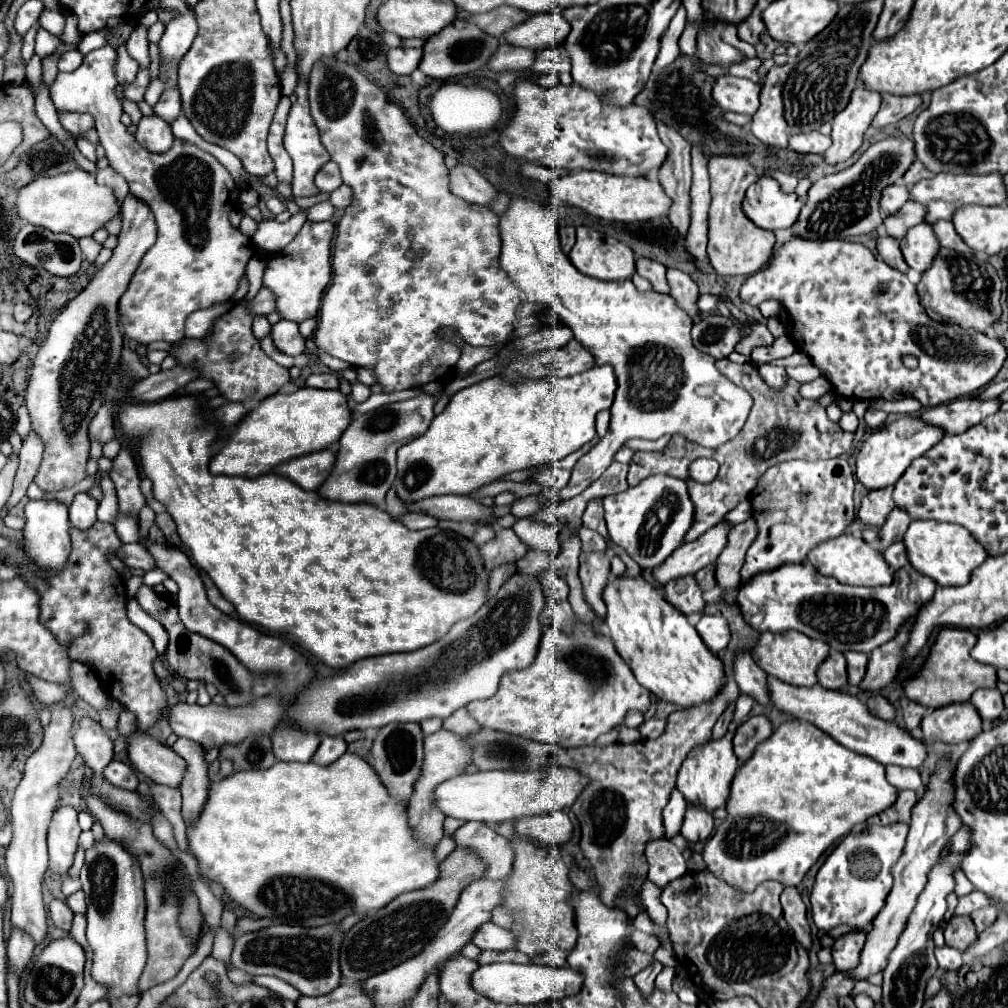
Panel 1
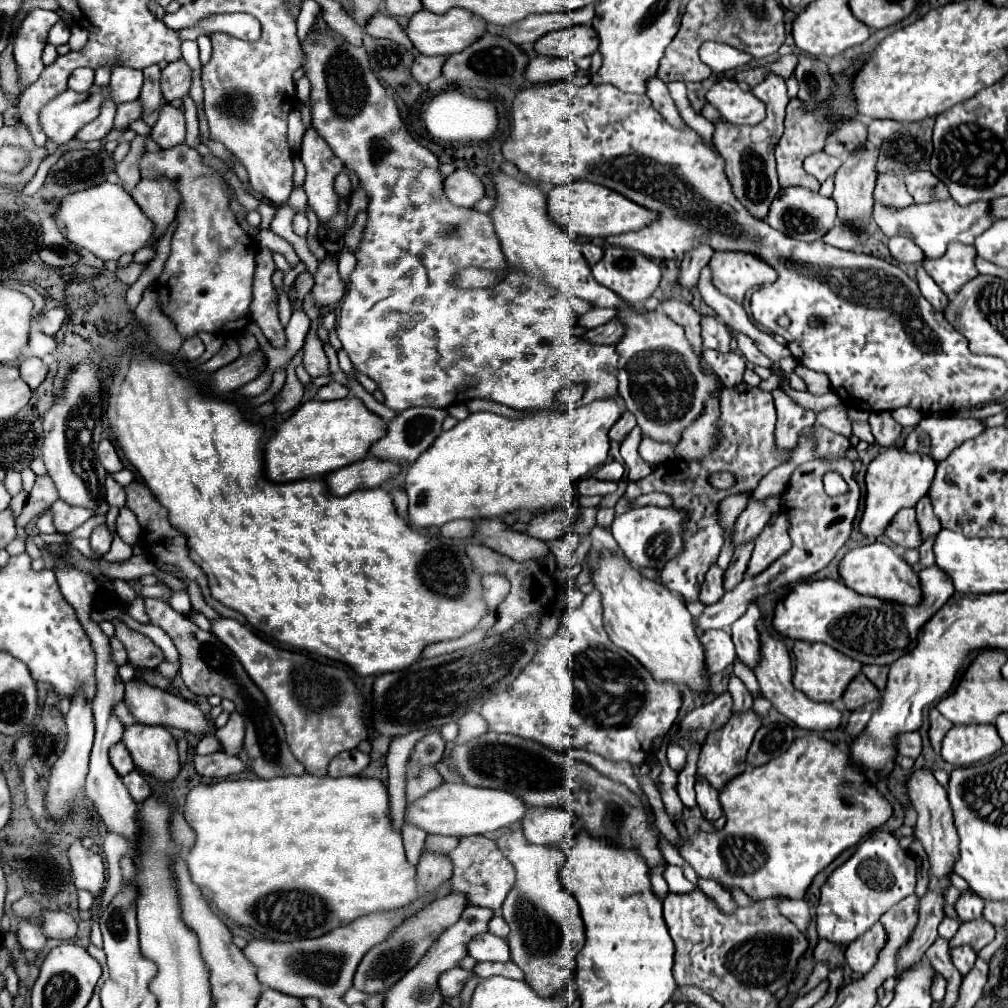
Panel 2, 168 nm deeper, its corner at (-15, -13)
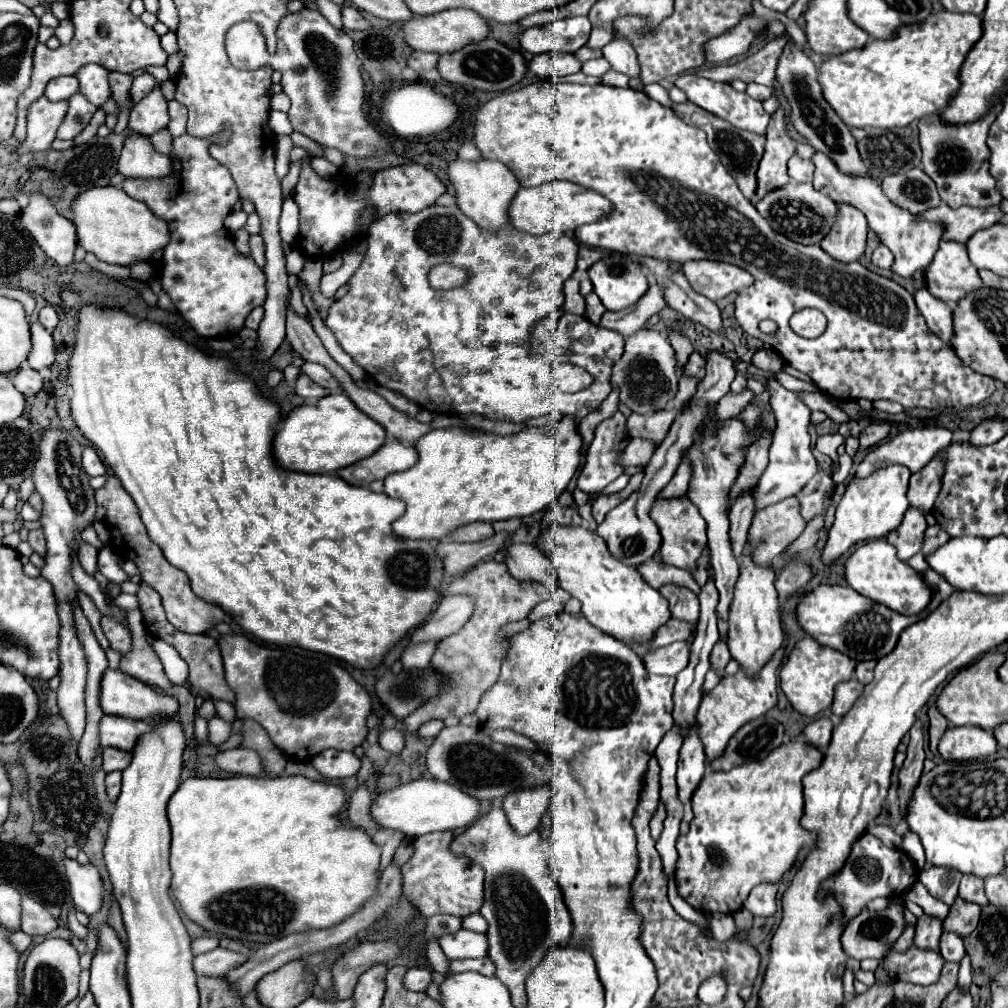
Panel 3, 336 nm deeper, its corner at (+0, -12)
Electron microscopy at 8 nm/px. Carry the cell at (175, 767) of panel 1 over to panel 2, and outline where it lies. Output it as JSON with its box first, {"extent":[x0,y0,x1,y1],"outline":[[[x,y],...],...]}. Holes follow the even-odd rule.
{"extent":[121,724,181,782],"outline":[[[133,724],[125,728],[121,742],[143,774],[159,782],[173,782],[179,776],[181,762],[177,756],[177,742],[165,726]]]}

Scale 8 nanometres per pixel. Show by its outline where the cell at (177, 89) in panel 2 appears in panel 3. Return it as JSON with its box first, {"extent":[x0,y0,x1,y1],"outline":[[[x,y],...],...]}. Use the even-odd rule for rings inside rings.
{"extent":[130,75,158,103],"outline":[[[138,75],[138,77],[134,77],[134,81],[132,81],[132,87],[130,87],[130,101],[132,103],[138,103],[152,87],[156,87],[158,85],[158,81],[152,77],[152,75]]]}

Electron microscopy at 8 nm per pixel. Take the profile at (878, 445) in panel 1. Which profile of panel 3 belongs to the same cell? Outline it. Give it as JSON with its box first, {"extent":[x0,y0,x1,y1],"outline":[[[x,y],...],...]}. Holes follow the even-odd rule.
{"extent":[822,465,910,567],"outline":[[[900,465],[878,469],[866,479],[850,479],[844,499],[836,509],[836,521],[828,533],[828,541],[822,551],[822,563],[830,567],[836,559],[848,553],[856,543],[886,537],[888,533],[892,533],[900,525],[906,509],[910,507],[906,499],[908,479],[910,479],[910,471]]]}

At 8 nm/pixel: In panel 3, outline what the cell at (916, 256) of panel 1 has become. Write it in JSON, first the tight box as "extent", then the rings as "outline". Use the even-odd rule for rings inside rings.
{"extent":[926,241,982,303],"outline":[[[942,241],[932,263],[926,269],[926,289],[946,303],[958,303],[968,291],[982,287],[978,269],[968,259],[966,245]]]}

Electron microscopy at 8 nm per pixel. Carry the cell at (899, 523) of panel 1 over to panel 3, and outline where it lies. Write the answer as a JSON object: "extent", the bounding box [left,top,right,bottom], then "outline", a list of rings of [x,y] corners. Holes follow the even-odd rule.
{"extent":[908,451,944,513],"outline":[[[940,451],[924,469],[910,477],[908,501],[912,507],[928,513],[940,493],[940,475],[944,475],[944,451]]]}

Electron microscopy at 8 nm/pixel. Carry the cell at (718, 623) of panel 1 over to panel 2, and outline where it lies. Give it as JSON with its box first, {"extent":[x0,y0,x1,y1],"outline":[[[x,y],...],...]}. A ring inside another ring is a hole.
{"extent":[701,630,735,674],"outline":[[[711,630],[701,634],[701,644],[707,650],[707,670],[711,674],[725,670],[735,662],[735,644],[731,644],[731,634],[725,630]]]}

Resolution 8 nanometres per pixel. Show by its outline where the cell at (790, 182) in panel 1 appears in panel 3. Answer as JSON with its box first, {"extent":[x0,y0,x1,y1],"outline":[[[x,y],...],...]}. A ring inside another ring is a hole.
{"extent":[756,111,796,199],"outline":[[[776,111],[770,119],[768,133],[766,133],[766,151],[758,167],[758,187],[756,187],[756,199],[762,199],[766,193],[774,191],[776,187],[784,187],[788,177],[788,159],[794,155],[796,143],[788,137],[784,129],[784,111]]]}

